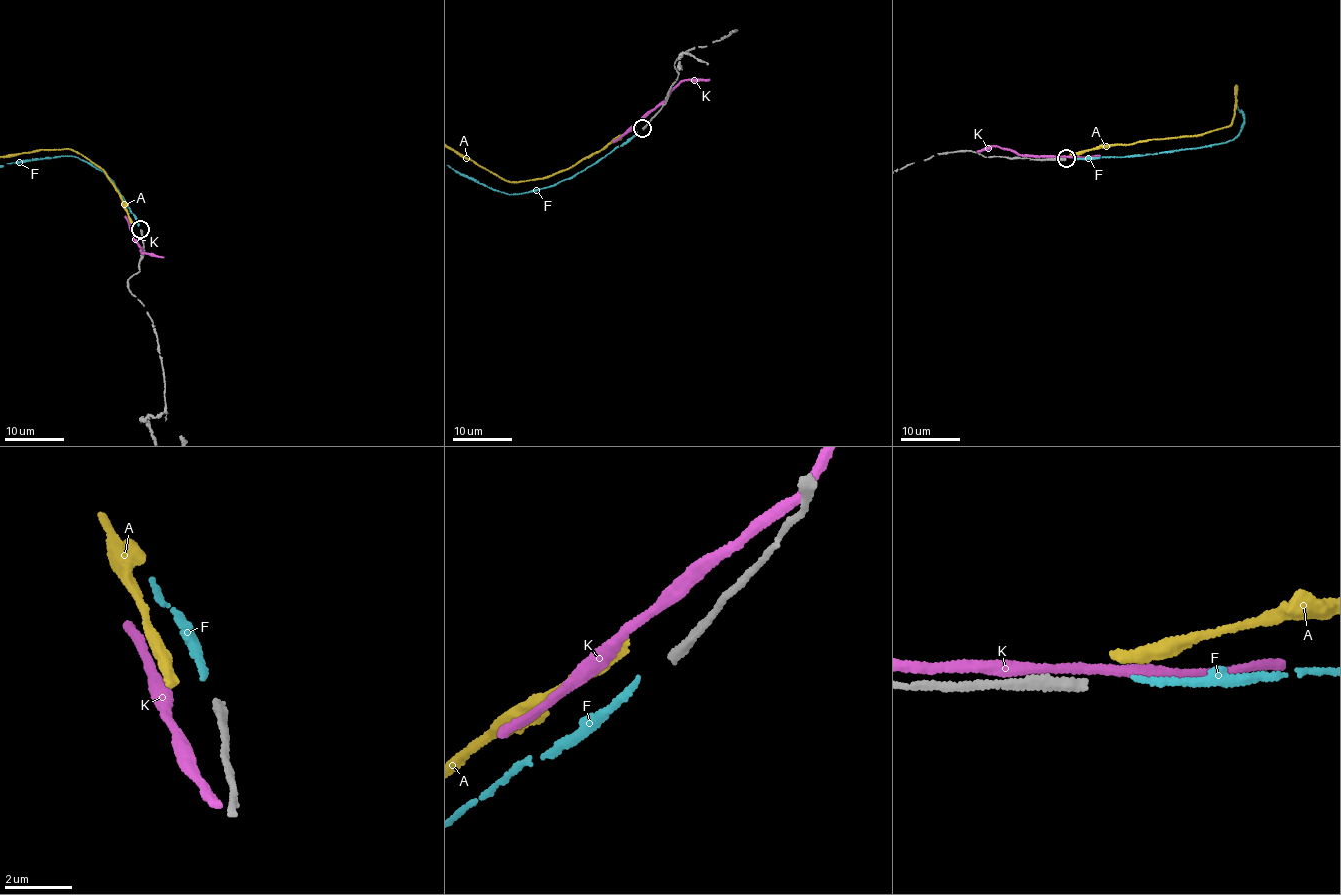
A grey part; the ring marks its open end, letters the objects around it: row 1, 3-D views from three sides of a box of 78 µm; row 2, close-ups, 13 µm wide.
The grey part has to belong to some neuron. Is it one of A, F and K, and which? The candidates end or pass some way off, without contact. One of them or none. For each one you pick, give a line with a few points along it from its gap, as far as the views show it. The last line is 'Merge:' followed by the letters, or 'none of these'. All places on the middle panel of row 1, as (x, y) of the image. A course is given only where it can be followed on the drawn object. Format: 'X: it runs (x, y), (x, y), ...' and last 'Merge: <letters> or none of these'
Merge: F

